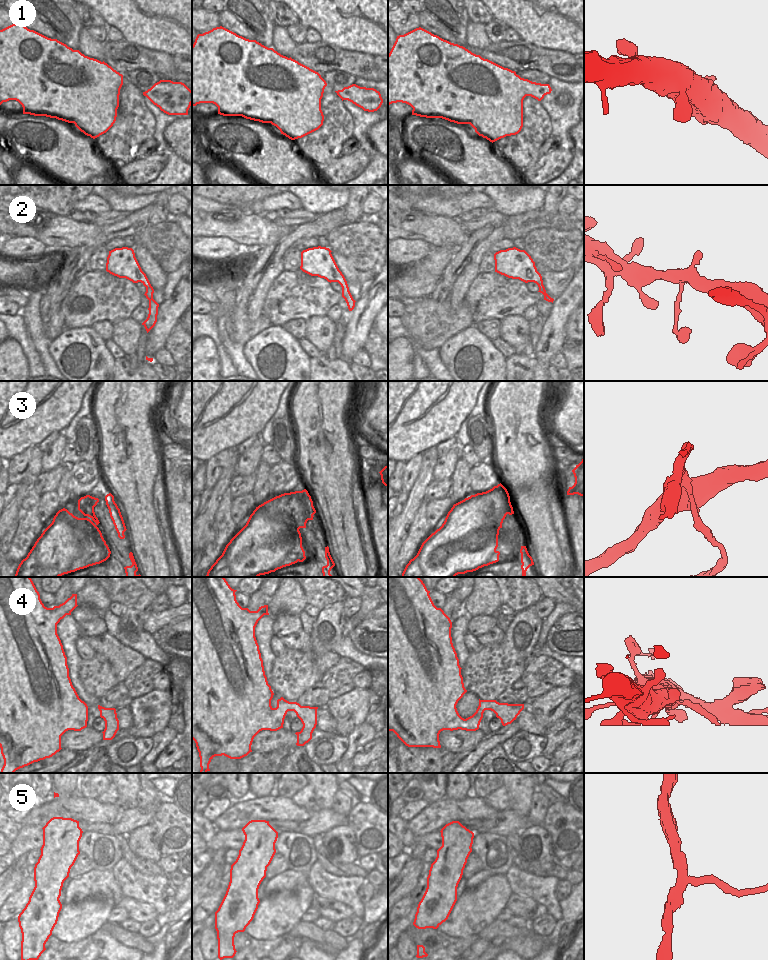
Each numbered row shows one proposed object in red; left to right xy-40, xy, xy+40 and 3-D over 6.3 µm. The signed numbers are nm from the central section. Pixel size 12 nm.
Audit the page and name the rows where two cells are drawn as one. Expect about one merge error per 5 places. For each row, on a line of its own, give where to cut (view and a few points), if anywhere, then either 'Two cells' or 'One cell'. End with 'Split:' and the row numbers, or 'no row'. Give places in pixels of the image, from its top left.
1: No split. One cell
2: No split. One cell
3: Split along xy (305, 501), (310, 519). Two cells
4: No split. One cell
5: No split. One cell
Split: 3

